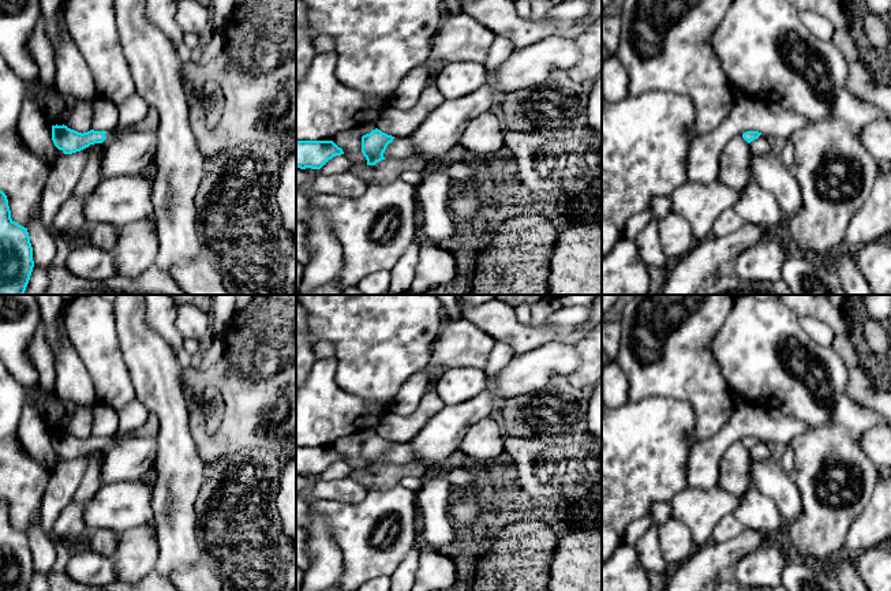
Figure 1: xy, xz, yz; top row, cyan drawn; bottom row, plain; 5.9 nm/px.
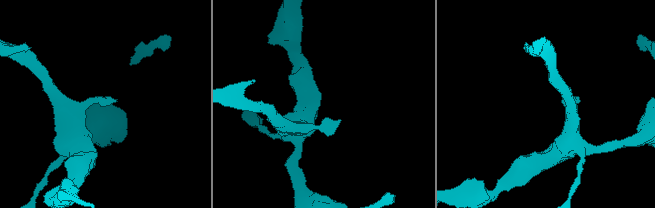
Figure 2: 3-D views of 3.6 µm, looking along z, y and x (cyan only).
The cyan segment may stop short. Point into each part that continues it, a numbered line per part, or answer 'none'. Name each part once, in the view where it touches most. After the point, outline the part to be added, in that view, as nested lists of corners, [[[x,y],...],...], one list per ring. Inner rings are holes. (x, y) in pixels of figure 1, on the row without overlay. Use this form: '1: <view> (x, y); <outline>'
1: xy (119, 436); [[[116,433],[112,437],[106,437],[105,442],[106,445],[113,444],[113,442],[119,442],[120,439],[123,439],[124,437],[128,437],[128,433]]]

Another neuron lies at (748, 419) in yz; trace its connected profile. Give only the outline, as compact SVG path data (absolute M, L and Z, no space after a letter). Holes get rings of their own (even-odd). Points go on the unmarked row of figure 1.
M752 403L735 404L727 426L707 439L699 439L688 459L688 486L708 490L718 486L720 457L734 441L759 437L764 442L789 445L806 431L806 424L779 409Z

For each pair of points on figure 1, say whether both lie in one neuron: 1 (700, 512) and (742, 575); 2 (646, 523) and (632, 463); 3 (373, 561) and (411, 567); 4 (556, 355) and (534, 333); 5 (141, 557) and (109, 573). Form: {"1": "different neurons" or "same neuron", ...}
{"1": "different neurons", "2": "different neurons", "3": "different neurons", "4": "different neurons", "5": "same neuron"}

